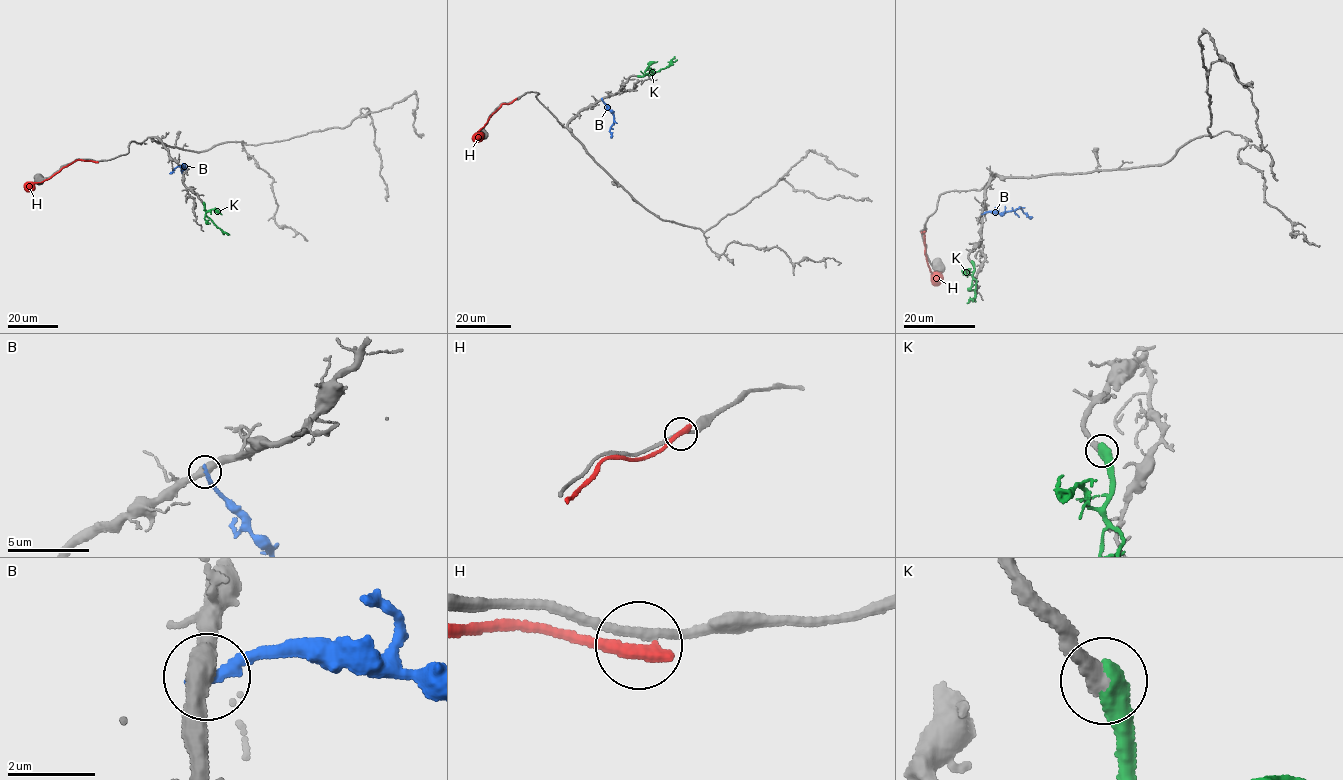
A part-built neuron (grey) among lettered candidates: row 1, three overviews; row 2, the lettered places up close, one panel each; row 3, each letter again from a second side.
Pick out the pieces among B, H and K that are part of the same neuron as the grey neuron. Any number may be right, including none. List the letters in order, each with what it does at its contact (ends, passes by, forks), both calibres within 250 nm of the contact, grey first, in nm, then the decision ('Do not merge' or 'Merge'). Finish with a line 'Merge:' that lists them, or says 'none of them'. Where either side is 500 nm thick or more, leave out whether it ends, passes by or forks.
B: It ends there. Thickness 440 nm (grey) against 240 nm. Do not merge
H: It ends there. Thickness 190 nm (grey) against 400 nm. Do not merge
K: Thickness 420 nm (grey) against 600 nm. Merge
Merge: K

